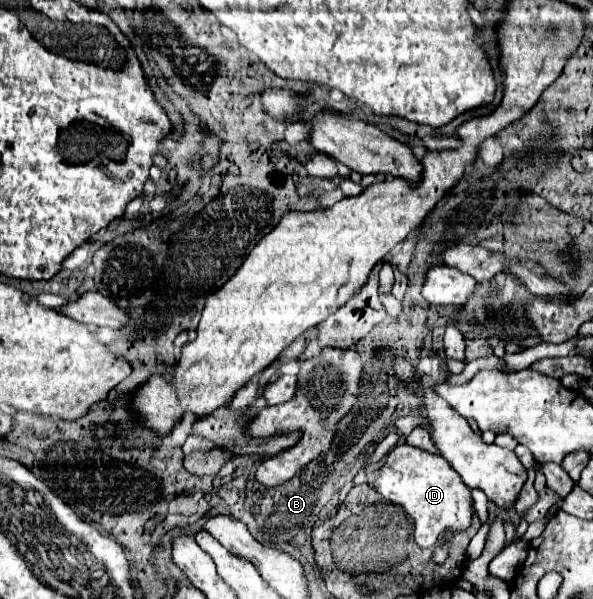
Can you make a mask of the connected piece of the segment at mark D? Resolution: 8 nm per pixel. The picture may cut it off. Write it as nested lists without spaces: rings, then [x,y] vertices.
[[[408,444],[396,446],[372,484],[384,498],[402,506],[414,520],[414,538],[420,548],[434,546],[446,534],[456,534],[472,524],[474,498],[454,468],[442,458]]]

